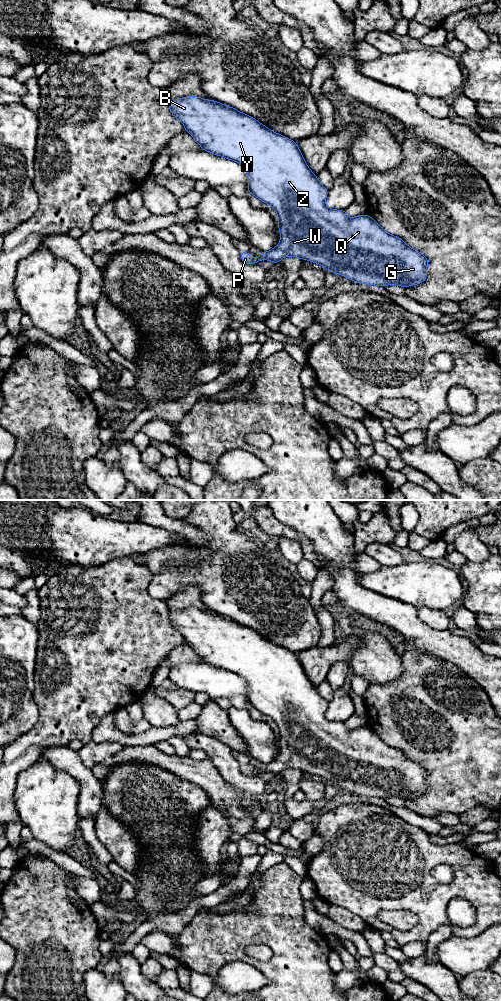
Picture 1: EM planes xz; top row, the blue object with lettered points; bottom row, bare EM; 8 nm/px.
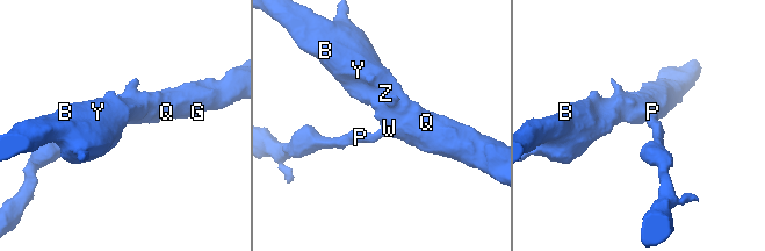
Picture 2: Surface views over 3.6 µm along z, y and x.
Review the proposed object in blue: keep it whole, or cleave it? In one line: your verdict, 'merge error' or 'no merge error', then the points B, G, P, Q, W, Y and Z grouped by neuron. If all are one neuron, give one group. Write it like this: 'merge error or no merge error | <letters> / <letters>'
no merge error | B G P Q W Y Z

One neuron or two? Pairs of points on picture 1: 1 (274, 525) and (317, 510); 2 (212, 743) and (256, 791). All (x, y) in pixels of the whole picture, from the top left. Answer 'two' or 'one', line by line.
1: two
2: one

